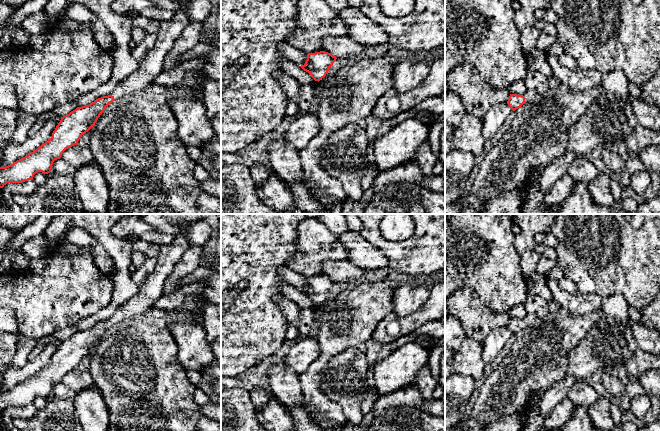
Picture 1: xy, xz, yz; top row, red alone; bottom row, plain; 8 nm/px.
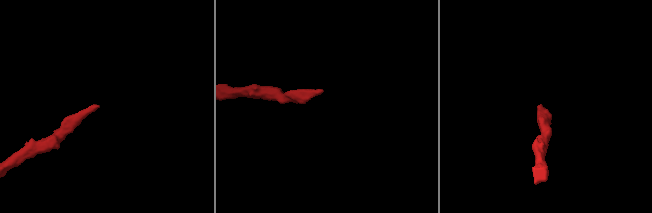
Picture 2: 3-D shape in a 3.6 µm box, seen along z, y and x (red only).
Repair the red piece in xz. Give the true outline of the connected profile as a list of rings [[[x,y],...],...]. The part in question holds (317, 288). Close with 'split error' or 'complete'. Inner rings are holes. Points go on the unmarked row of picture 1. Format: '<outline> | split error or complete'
[[[325,275],[308,277],[305,288],[300,291],[308,296],[315,305],[319,306],[326,300],[336,283],[335,280]]] | complete

